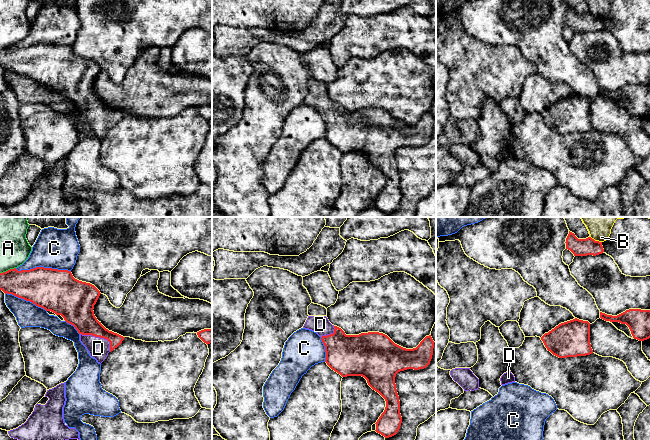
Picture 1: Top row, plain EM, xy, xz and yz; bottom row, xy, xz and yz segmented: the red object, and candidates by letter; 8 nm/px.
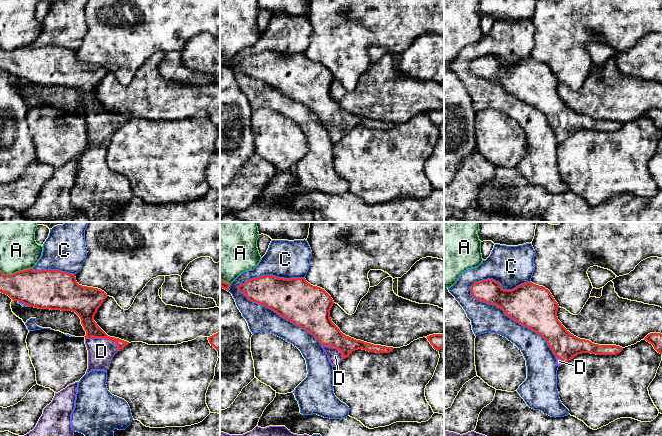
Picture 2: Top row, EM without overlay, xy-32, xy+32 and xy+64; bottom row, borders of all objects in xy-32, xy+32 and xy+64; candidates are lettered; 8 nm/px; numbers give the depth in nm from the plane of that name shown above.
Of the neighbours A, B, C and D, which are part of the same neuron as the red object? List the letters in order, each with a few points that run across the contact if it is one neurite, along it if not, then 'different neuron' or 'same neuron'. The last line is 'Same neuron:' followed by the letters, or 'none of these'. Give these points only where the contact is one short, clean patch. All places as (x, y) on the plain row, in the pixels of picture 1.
A: different neuron
B: different neuron
C: different neuron
D: line xy (79, 88), (84, 97), (99, 112), (98, 124); same neuron
Same neuron: D

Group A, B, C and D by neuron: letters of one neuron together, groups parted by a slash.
A / B / C / D

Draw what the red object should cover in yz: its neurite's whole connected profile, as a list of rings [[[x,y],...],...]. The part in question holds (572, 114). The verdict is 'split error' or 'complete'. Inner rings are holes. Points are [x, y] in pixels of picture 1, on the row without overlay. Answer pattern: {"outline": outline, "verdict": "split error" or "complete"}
{"outline": [[[577,94],[559,100],[545,109],[541,116],[547,126],[559,134],[593,129],[590,120],[590,99]]], "verdict": "complete"}

